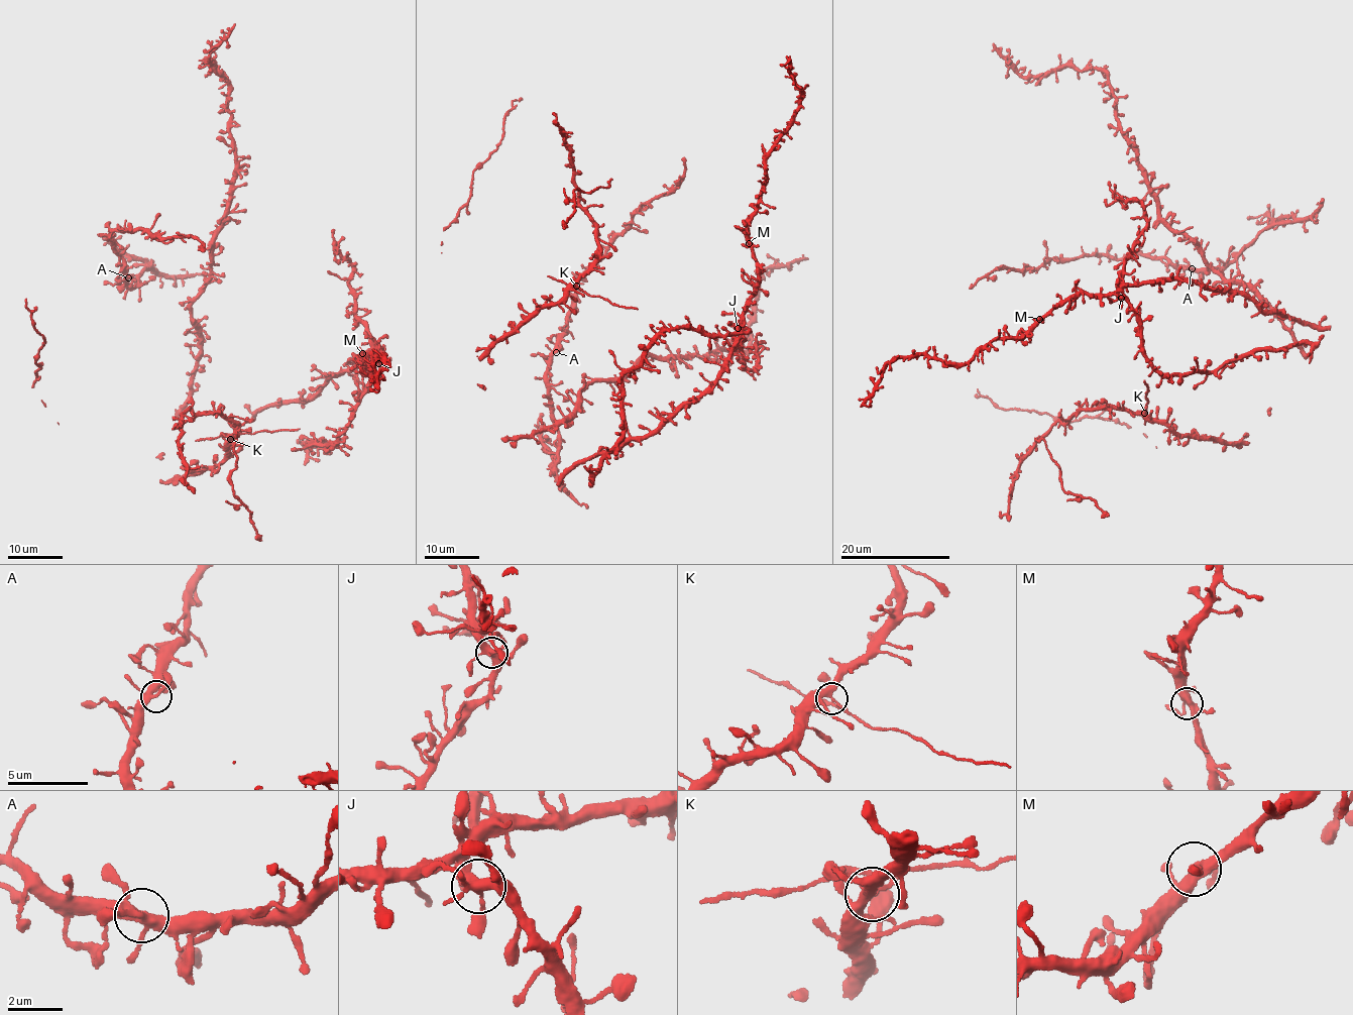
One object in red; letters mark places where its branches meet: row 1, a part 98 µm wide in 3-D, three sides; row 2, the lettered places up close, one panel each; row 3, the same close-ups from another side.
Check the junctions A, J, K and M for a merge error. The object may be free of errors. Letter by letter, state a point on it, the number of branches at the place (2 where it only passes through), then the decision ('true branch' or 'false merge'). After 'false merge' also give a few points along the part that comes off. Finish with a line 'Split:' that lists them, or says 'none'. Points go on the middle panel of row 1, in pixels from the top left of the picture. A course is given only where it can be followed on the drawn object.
A: (556, 352) | 4 | true branch
J: (738, 328) | 5 | true branch
K: (576, 286) | 5 | false merge | (577, 286), (591, 296), (637, 309)
M: (749, 243) | 4 | true branch
Split: K

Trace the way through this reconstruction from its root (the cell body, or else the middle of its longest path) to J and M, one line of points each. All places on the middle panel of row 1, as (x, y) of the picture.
J: (582, 462), (621, 450), (694, 403), (719, 374), (736, 341), (738, 328)
M: (582, 462), (621, 450), (628, 441), (653, 432), (694, 403), (719, 374), (759, 277), (749, 243)

